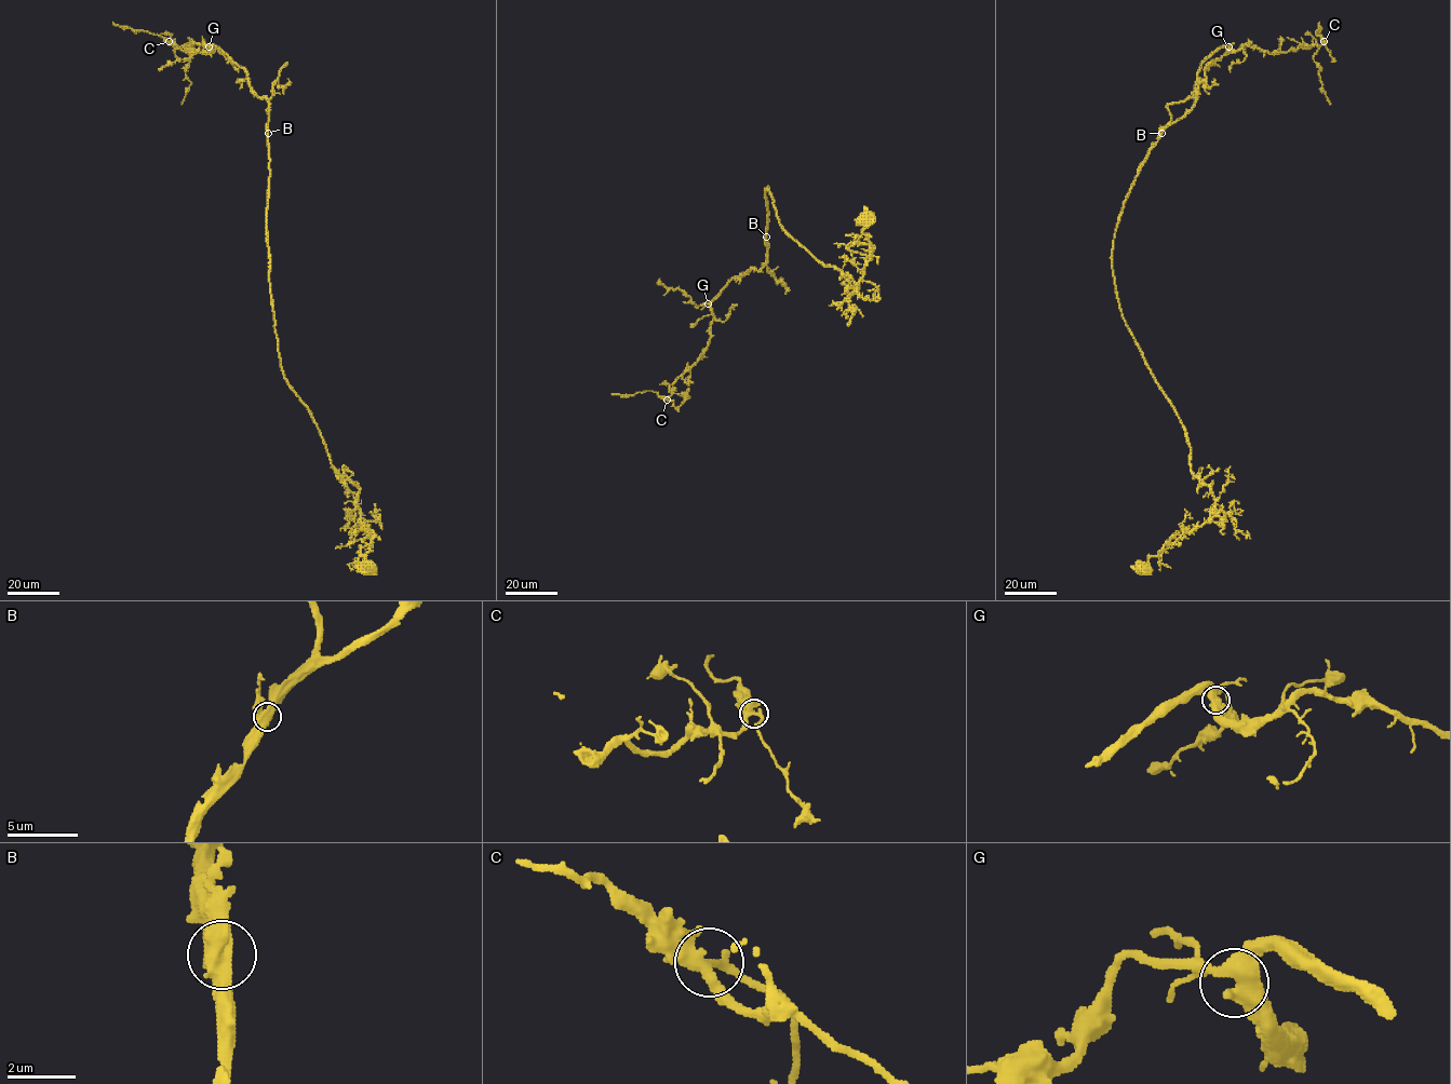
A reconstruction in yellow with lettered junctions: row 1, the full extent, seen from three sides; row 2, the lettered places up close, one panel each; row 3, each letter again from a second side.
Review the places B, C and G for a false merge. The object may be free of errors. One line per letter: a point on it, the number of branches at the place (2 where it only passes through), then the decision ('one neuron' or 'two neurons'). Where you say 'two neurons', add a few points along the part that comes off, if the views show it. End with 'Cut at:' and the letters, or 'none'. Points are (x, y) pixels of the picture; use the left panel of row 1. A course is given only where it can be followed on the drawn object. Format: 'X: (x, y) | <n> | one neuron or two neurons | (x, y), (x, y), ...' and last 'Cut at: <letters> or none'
B: (268, 133) | 3 | one neuron
C: (169, 41) | 3 | one neuron
G: (209, 46) | 3 | one neuron
Cut at: none

